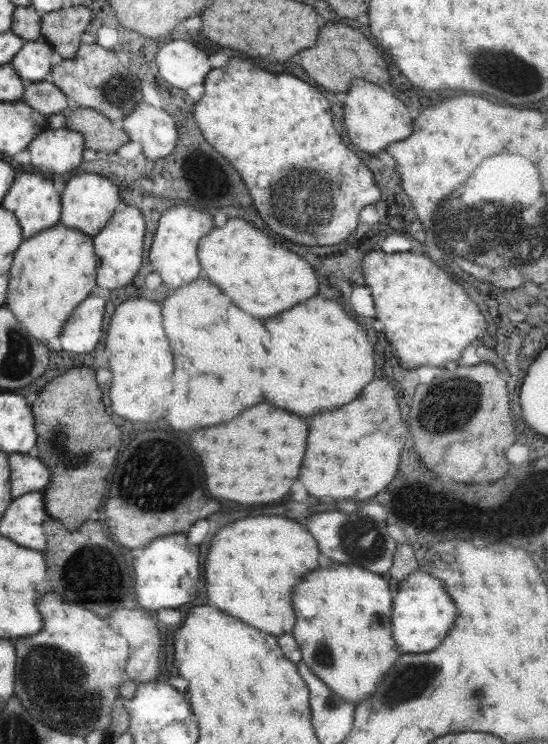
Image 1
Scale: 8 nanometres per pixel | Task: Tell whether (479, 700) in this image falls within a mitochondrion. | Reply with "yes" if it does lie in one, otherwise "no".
yes

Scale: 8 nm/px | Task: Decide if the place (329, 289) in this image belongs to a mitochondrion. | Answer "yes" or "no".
no

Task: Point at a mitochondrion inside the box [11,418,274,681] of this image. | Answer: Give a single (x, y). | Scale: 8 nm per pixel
(159, 505)

